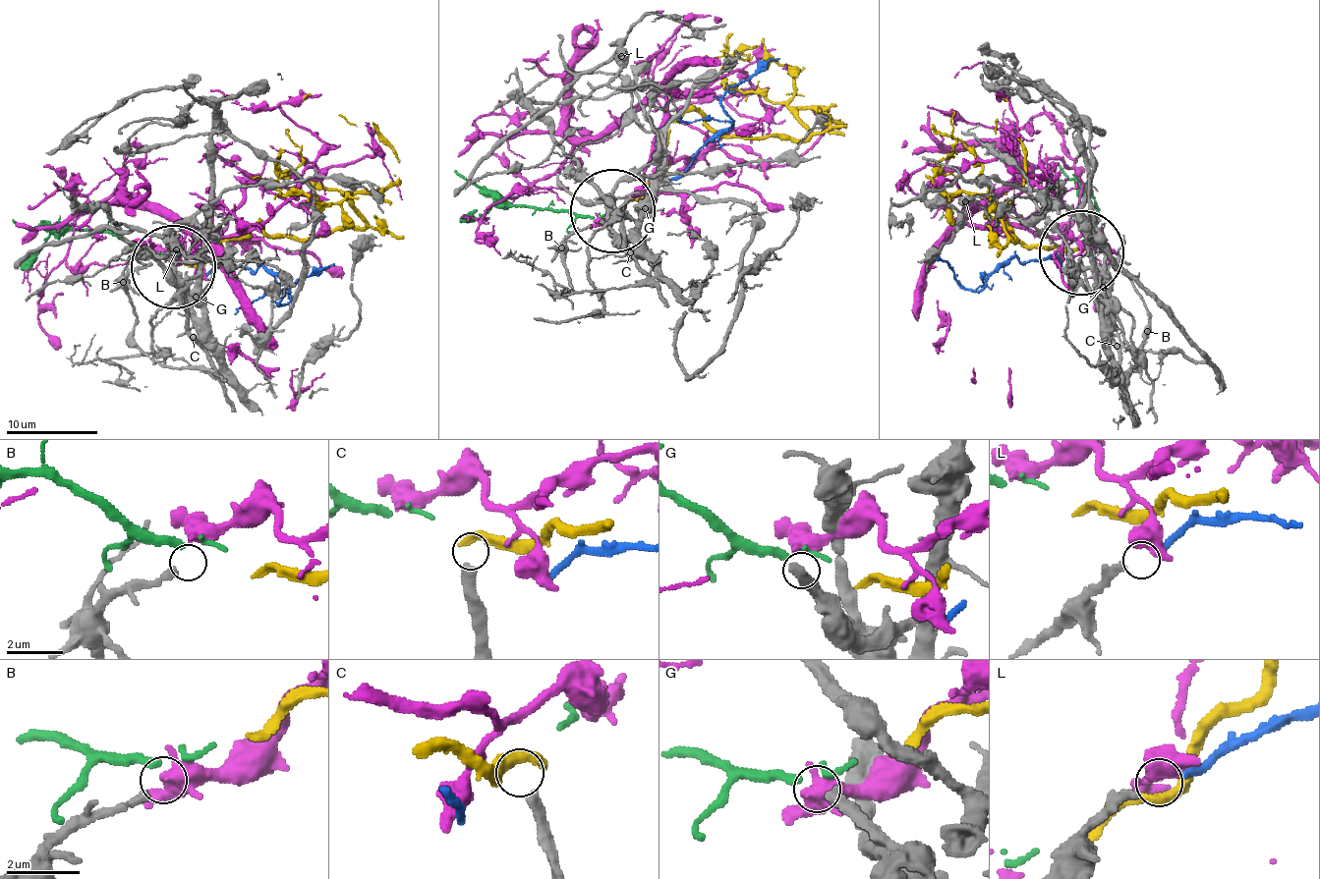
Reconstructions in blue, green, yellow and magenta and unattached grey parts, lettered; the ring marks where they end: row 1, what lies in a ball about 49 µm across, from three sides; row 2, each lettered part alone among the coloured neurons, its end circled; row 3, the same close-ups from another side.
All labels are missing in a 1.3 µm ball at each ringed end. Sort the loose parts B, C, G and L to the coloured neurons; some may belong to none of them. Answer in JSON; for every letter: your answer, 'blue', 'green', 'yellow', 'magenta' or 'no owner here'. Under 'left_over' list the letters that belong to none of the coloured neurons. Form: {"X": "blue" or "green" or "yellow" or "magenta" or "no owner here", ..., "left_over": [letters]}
{"B": "magenta", "C": "no owner here", "G": "green", "L": "blue", "left_over": ["C"]}

